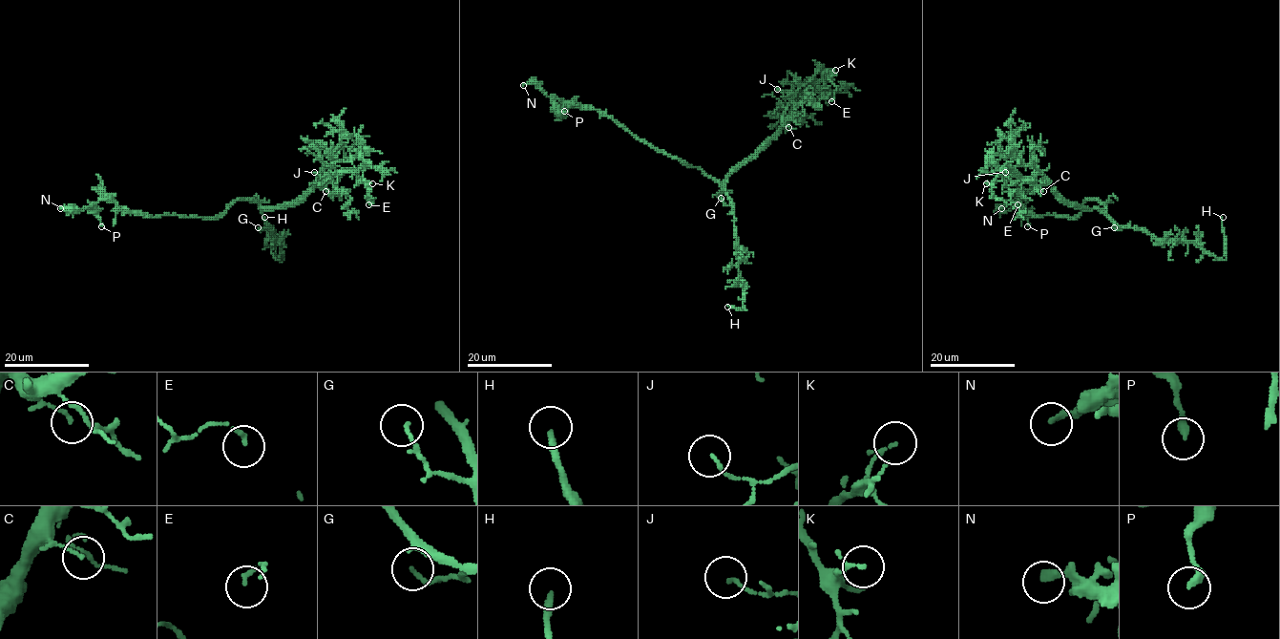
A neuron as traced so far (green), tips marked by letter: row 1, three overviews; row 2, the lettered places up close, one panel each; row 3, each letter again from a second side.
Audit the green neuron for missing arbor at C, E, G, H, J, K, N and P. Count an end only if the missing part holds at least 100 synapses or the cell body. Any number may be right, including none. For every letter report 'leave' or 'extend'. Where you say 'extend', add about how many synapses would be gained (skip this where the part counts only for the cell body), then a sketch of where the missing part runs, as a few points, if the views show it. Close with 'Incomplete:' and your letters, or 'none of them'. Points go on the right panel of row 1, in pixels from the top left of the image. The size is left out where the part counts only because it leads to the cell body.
C: leave
E: leave
G: leave
H: extend; course (1223, 217), (1214, 176), (1191, 147)
J: leave
K: leave
N: leave
P: leave
Incomplete: H

